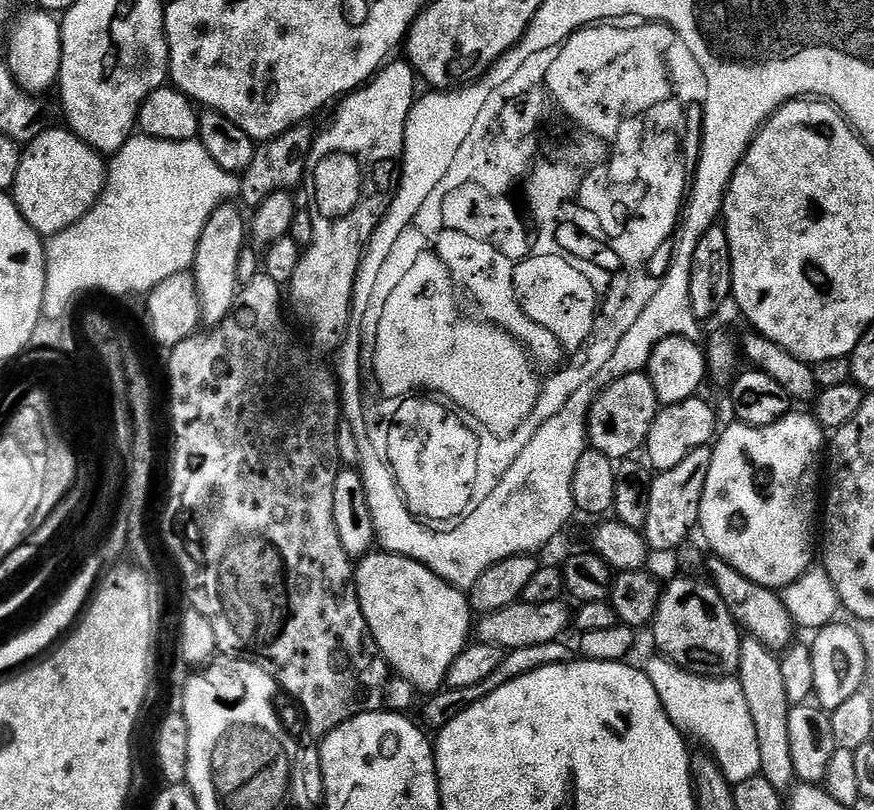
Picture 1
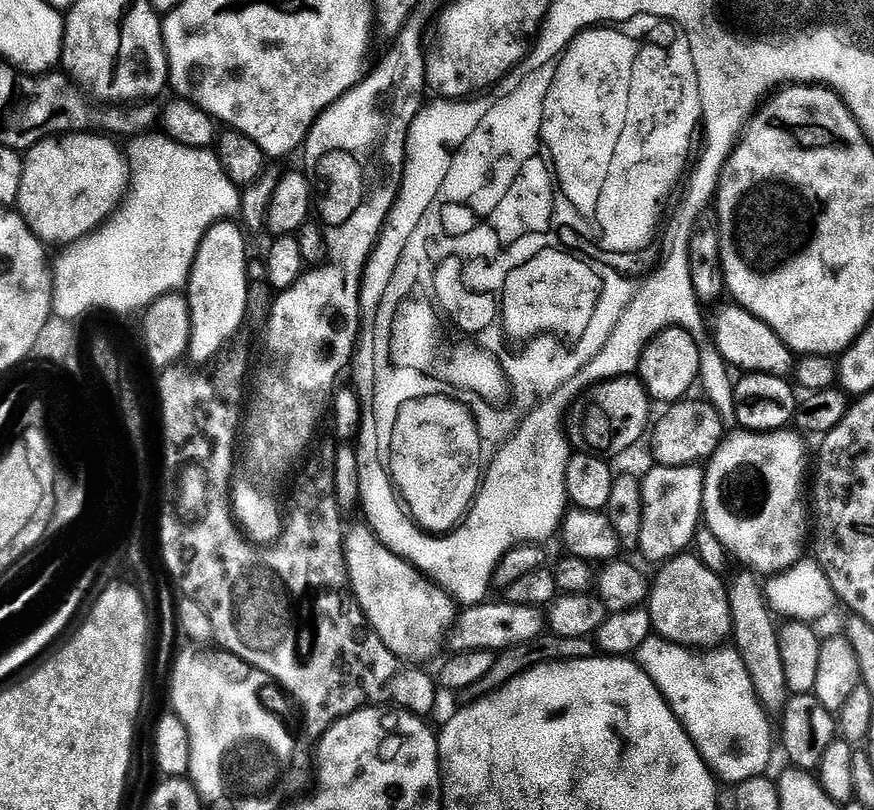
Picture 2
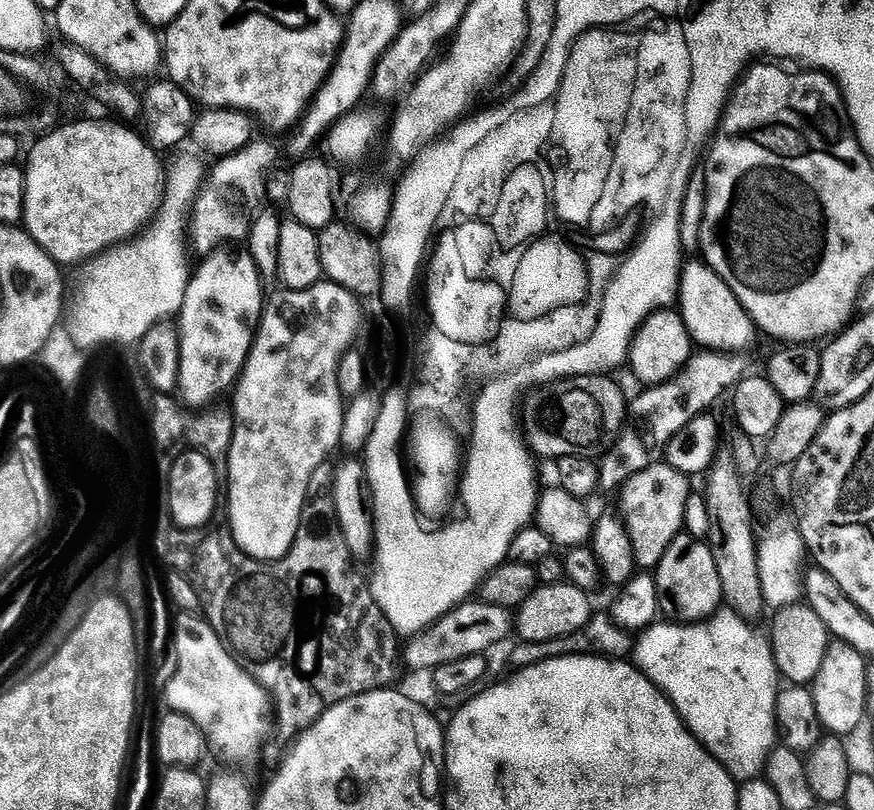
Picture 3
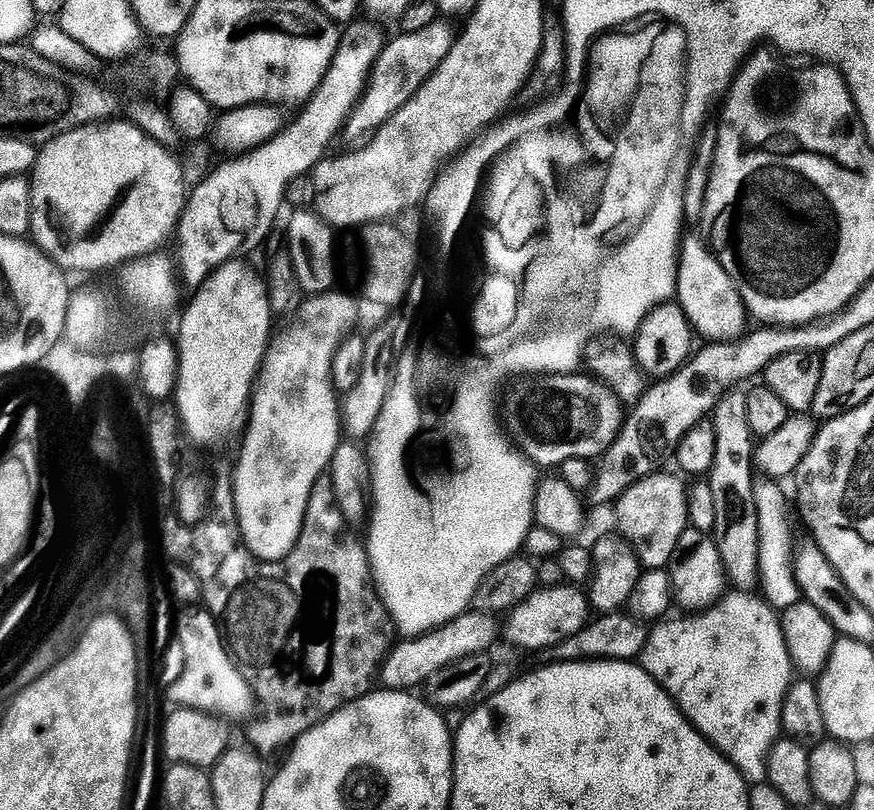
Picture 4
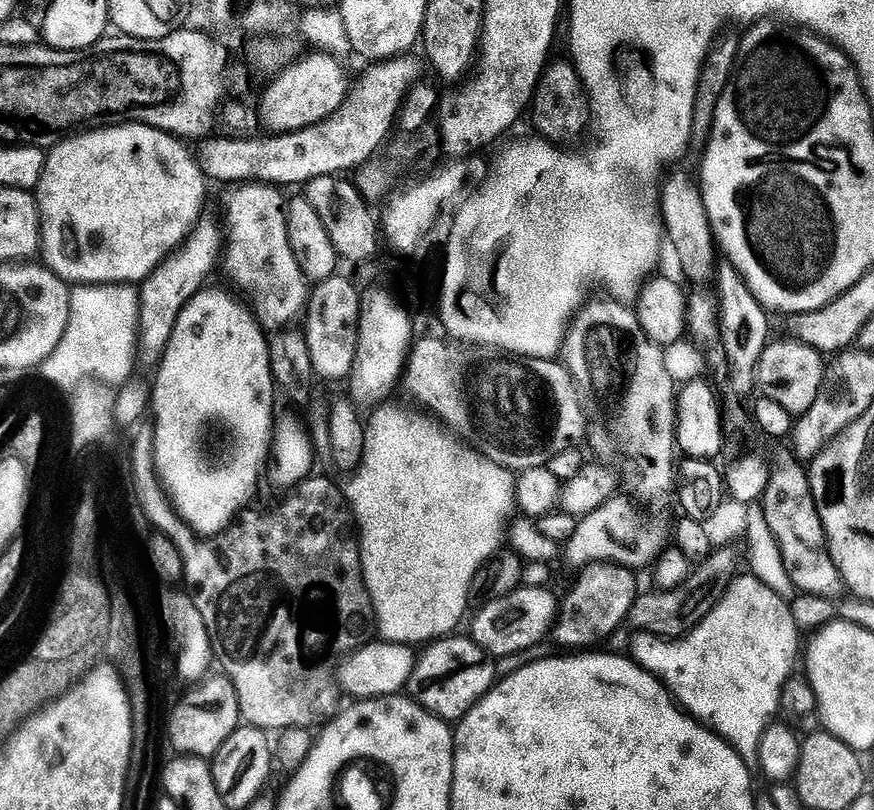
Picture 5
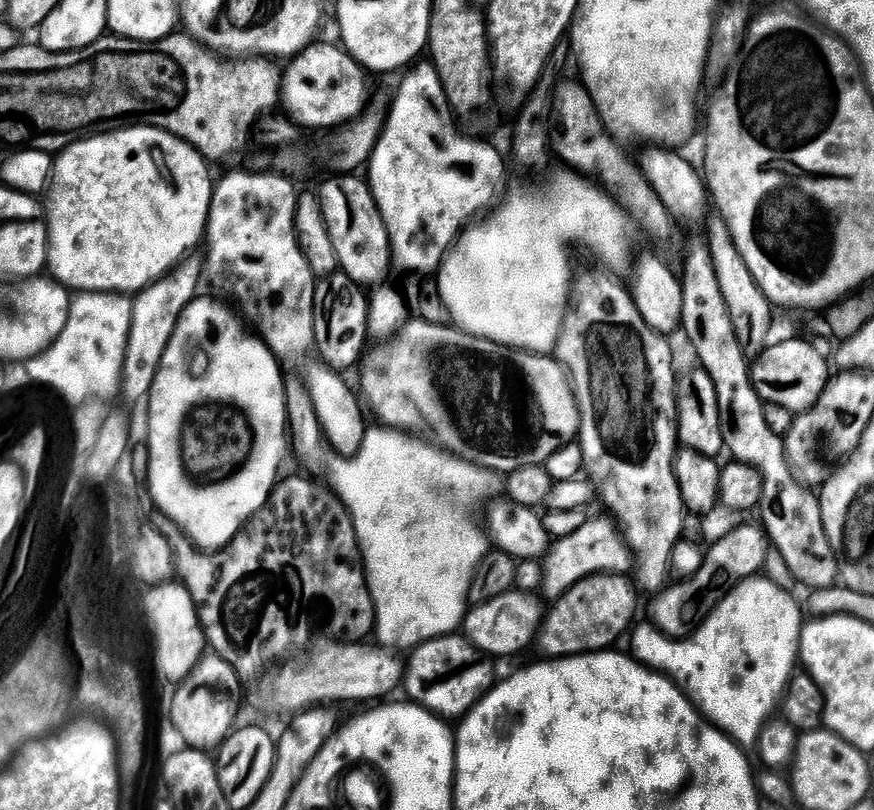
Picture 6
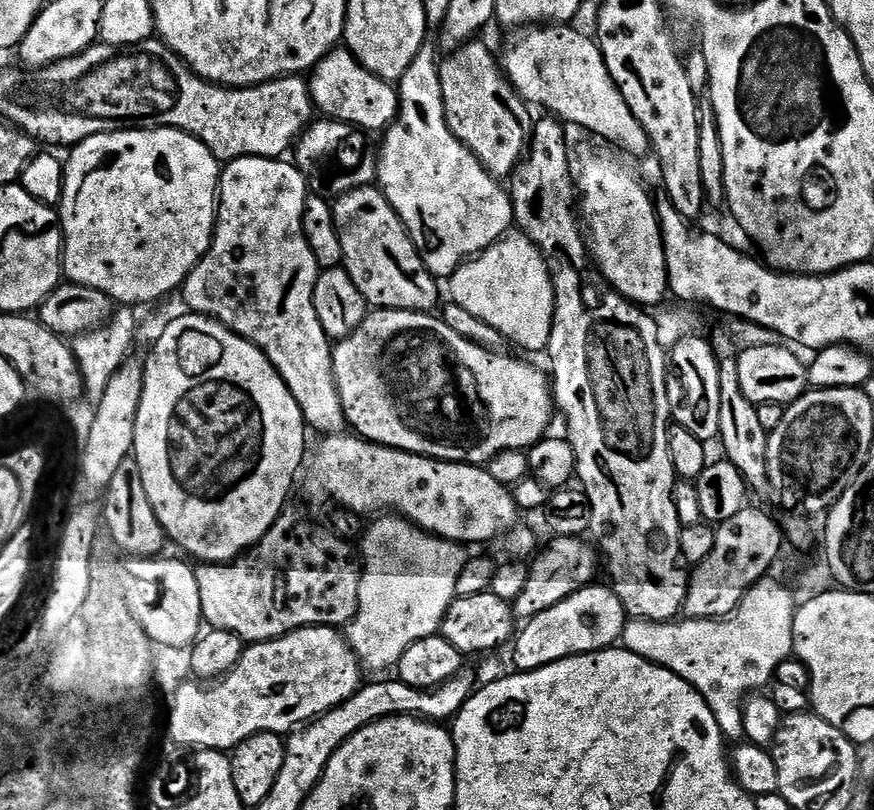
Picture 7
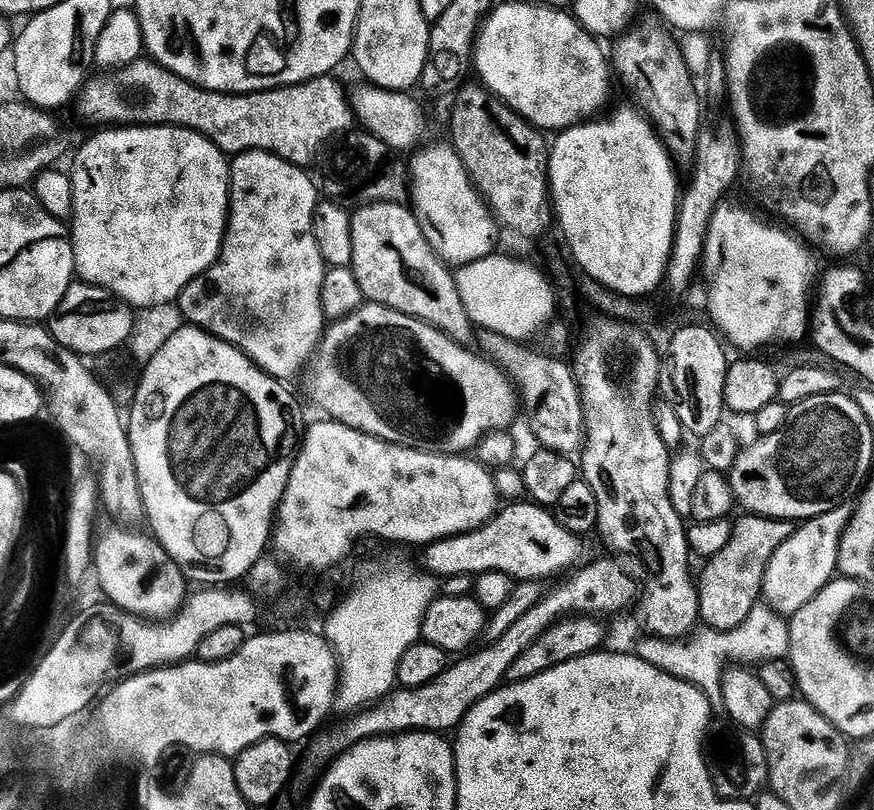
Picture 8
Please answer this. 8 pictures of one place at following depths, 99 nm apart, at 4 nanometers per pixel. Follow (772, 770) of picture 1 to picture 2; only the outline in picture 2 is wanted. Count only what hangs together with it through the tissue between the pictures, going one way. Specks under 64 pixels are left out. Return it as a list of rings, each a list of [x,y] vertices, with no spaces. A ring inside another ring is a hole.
[[[751,570],[742,571],[744,572],[738,573],[728,584],[728,601],[732,615],[730,636],[732,640],[736,639],[734,647],[746,662],[756,693],[764,703],[765,709],[769,713],[780,714],[788,704],[790,691],[786,682],[785,669],[782,666],[778,624],[774,622],[776,621],[774,613],[765,600],[765,585],[758,579],[757,573]]]

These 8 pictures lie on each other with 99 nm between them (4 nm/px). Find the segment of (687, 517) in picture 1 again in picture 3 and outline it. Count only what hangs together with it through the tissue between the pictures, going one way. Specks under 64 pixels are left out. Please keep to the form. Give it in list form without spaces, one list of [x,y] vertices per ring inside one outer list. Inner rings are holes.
[[[667,462],[652,464],[648,469],[634,473],[624,484],[625,512],[622,514],[628,525],[634,558],[641,569],[655,570],[674,538],[685,531],[687,502],[694,495],[692,484],[689,477],[671,468]]]

